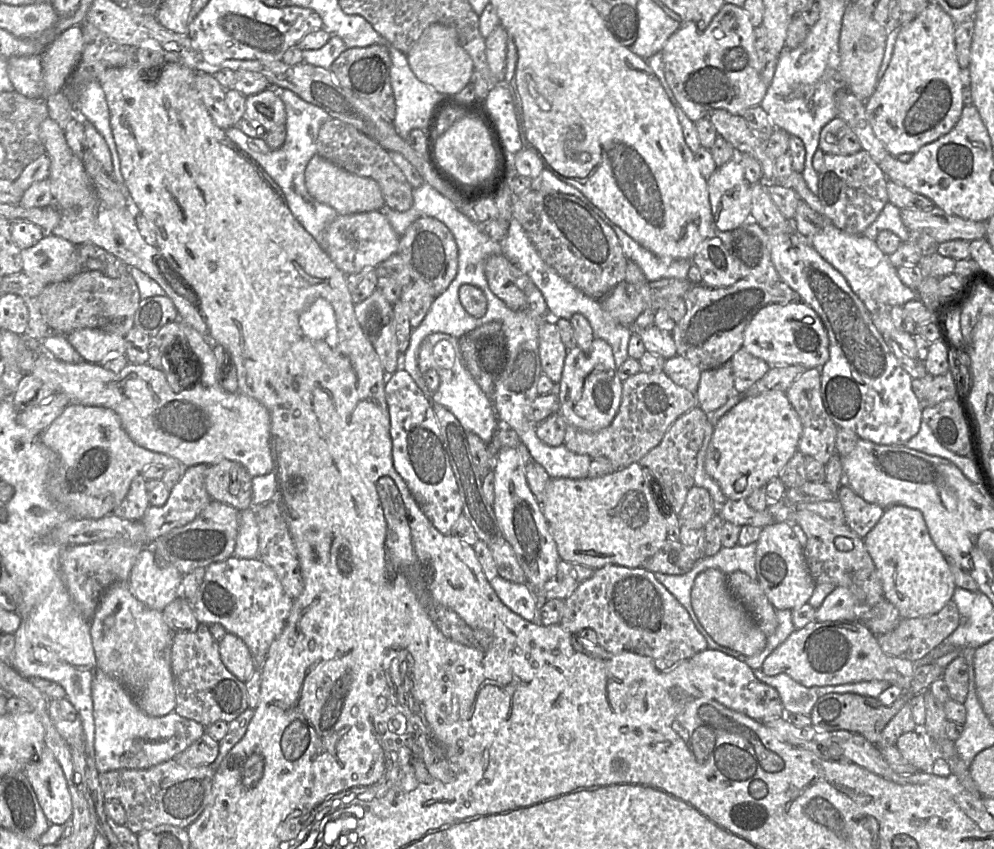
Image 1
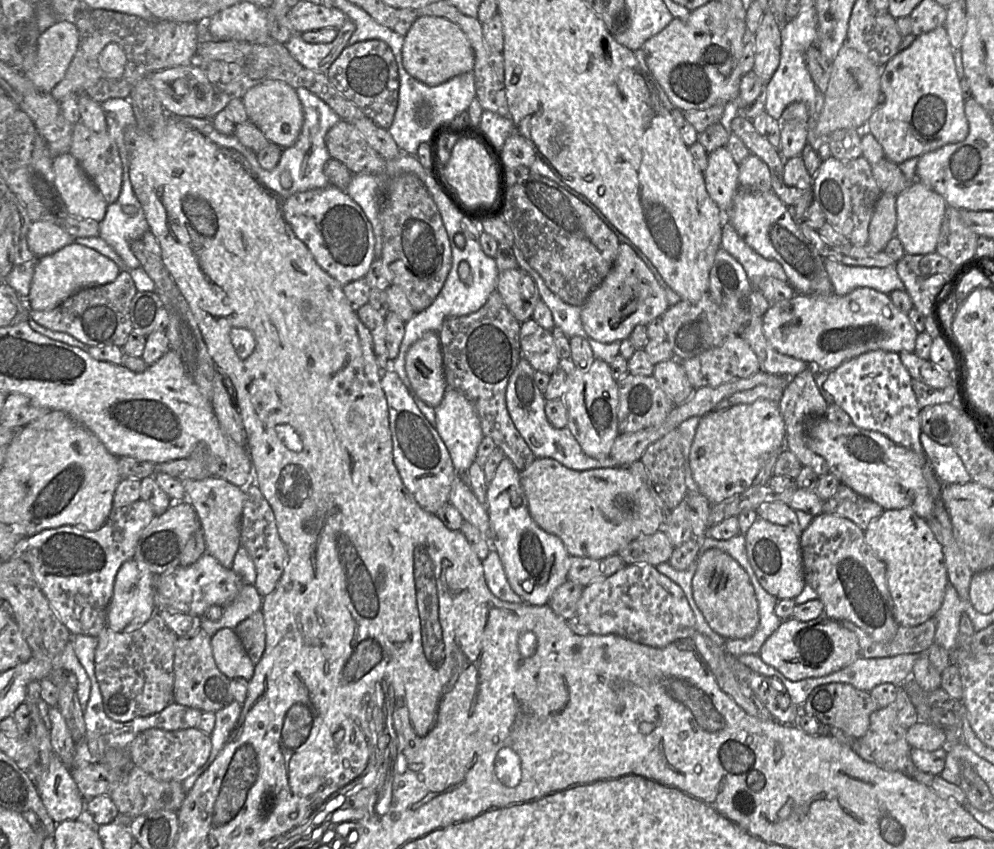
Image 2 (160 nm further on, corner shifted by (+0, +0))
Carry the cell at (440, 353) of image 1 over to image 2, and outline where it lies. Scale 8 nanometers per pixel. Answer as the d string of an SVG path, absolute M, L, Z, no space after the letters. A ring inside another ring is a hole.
M446 385L443 400L435 408L435 414L435 429L450 454L456 474L466 473L474 462L478 446L484 438L480 420L473 404L462 393L452 388L447 388Z

